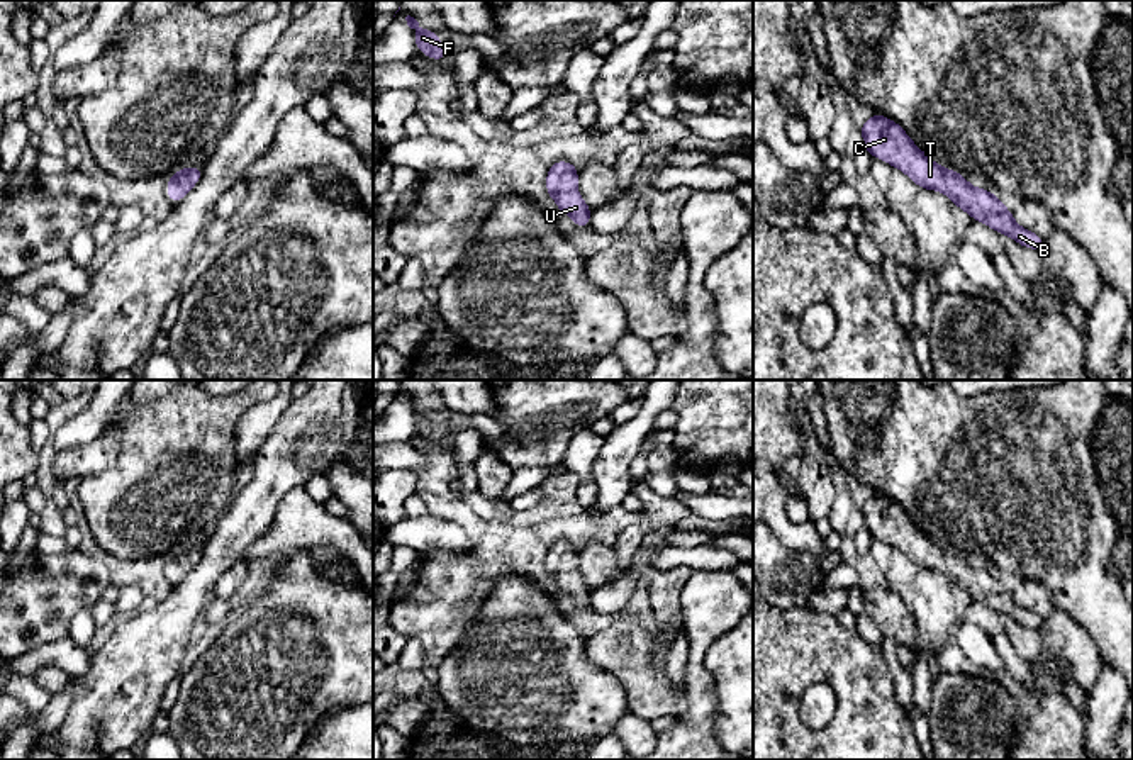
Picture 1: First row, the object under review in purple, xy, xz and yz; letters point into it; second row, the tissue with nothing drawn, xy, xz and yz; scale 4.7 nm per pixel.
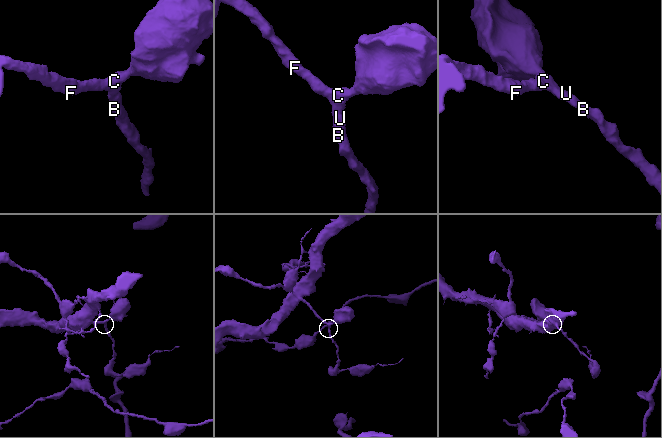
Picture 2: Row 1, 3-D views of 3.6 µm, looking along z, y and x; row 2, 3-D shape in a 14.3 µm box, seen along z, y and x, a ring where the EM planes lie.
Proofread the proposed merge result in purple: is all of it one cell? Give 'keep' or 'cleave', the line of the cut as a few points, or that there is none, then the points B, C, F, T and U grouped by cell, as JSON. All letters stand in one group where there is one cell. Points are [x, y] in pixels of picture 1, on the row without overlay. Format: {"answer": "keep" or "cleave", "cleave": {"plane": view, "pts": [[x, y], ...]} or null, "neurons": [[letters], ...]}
{"answer": "keep", "cleave": null, "neurons": [["B", "C", "F", "T", "U"]]}

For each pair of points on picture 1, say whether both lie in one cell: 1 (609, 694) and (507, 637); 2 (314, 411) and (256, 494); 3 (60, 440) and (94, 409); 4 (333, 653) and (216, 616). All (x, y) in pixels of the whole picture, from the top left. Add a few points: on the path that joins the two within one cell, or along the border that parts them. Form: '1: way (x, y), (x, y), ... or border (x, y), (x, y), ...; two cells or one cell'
1: way (584, 694), (565, 694), (533, 662); one cell
2: way (297, 431), (290, 438), (285, 460), (275, 474); one cell
3: way (68, 436), (87, 418); one cell
4: border (231, 616), (219, 625); two cells

